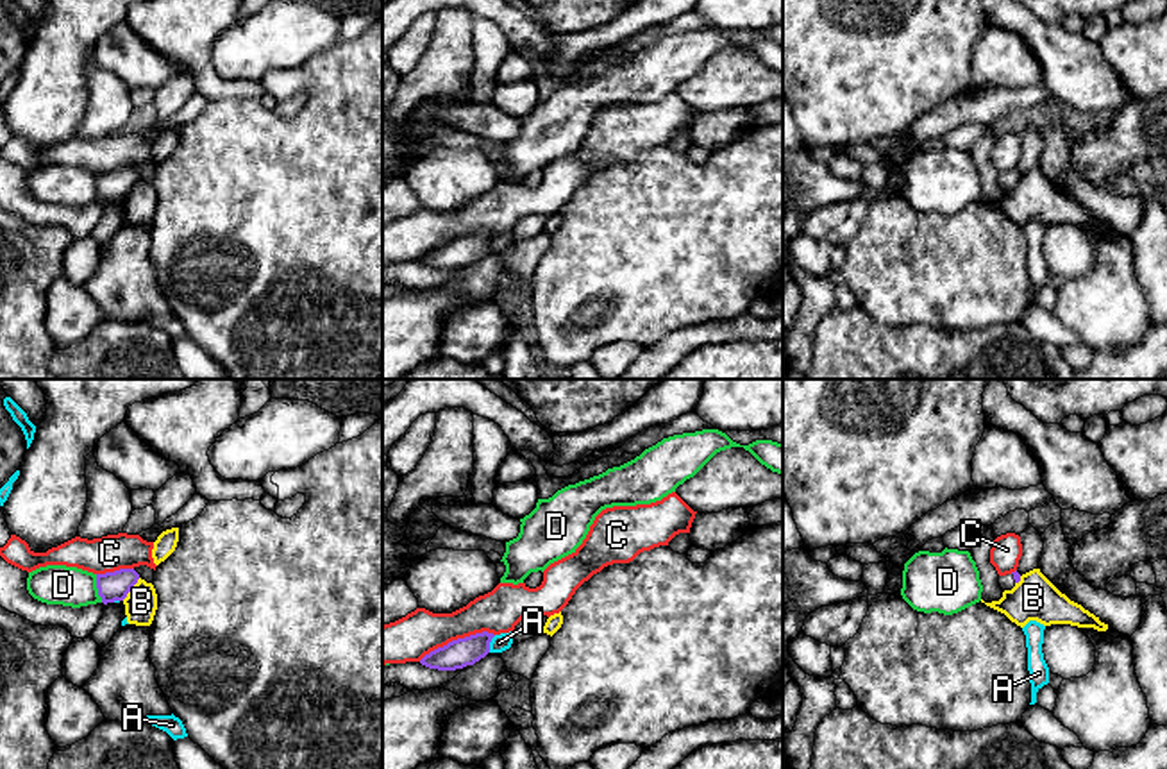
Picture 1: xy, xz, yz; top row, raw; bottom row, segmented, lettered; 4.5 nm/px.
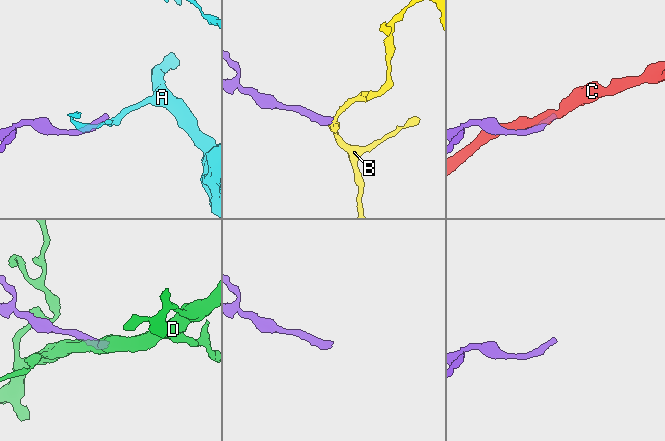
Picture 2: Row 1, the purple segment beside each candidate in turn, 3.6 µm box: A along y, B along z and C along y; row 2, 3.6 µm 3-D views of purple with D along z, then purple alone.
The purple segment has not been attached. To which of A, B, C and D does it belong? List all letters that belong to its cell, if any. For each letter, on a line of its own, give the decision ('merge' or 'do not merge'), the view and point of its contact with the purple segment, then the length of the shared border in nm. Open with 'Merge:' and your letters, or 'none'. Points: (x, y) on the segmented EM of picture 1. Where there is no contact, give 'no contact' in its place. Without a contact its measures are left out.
Merge: none
A: do not merge; meets purple in xz at (488, 644); contact 90 nm long
B: do not merge; meets purple in xy at (131, 587); contact 130 nm long
C: do not merge; meets purple in xz at (458, 639); contact 360 nm long
D: do not merge; meets purple in xy at (99, 589); contact 130 nm long

